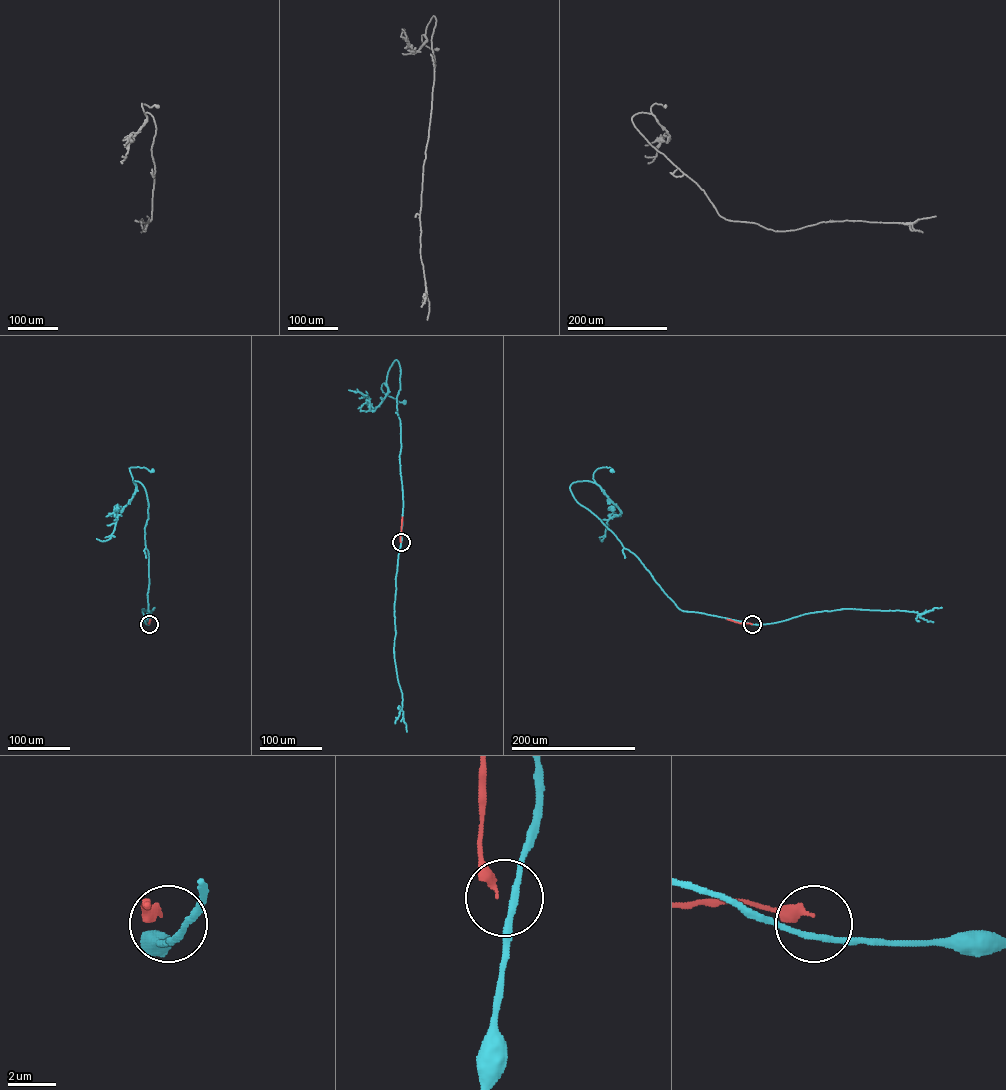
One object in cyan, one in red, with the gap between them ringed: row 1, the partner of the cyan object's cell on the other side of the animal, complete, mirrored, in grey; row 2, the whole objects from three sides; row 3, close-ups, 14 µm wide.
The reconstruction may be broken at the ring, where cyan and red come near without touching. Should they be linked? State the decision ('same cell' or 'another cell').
another cell

